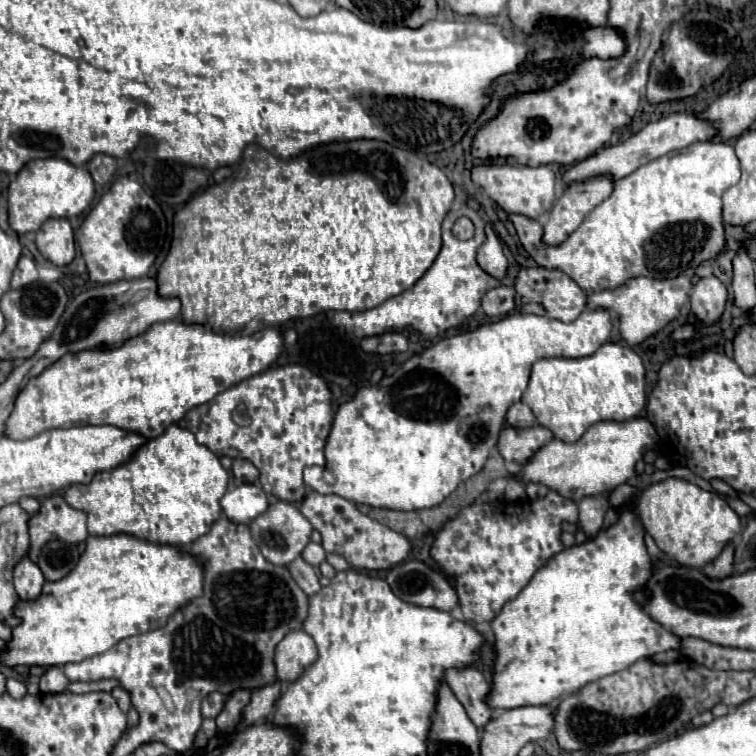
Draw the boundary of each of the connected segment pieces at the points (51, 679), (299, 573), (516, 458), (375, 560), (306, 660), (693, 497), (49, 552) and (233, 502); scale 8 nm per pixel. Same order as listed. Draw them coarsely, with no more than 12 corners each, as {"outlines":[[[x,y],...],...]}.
{"outlines":[[[49,668],[39,682],[41,692],[55,694],[69,680],[61,668]],[[301,556],[289,564],[293,580],[307,596],[319,592],[315,568]],[[505,426],[497,448],[507,462],[527,464],[551,440],[543,426]],[[309,490],[299,508],[325,552],[355,570],[389,570],[405,534],[341,496]],[[303,630],[289,632],[275,650],[281,682],[297,680],[317,660]],[[649,484],[637,514],[655,544],[703,568],[741,532],[717,492]],[[47,542],[39,554],[45,580],[61,580],[79,562],[79,550]],[[241,484],[221,498],[225,516],[249,524],[267,506],[261,486]]]}

